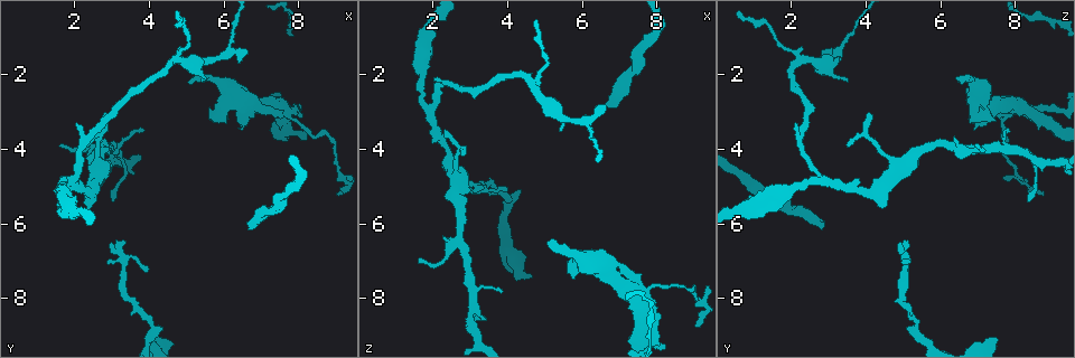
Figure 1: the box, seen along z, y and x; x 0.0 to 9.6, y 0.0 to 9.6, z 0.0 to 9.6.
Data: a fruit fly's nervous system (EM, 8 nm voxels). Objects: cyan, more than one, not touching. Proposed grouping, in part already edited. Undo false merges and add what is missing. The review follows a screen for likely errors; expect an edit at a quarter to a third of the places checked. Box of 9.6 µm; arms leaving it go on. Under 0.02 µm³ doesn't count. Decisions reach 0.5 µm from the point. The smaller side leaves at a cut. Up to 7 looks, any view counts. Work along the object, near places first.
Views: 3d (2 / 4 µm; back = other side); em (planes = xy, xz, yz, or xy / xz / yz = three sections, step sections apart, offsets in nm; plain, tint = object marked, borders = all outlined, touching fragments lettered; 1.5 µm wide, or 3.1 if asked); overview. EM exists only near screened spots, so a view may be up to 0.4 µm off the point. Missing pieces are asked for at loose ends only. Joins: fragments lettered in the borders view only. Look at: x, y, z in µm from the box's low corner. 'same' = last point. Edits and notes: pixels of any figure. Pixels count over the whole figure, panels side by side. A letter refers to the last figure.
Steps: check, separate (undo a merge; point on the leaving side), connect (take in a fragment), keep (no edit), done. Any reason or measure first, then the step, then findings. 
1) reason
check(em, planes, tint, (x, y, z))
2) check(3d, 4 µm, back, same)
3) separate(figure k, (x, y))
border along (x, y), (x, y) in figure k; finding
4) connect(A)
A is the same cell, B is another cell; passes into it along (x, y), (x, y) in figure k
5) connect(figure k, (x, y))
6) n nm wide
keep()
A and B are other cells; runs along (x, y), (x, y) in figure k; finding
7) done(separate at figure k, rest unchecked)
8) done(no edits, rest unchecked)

free end
check(3d, 2 µm, (2.05, 3.30, 2.15))

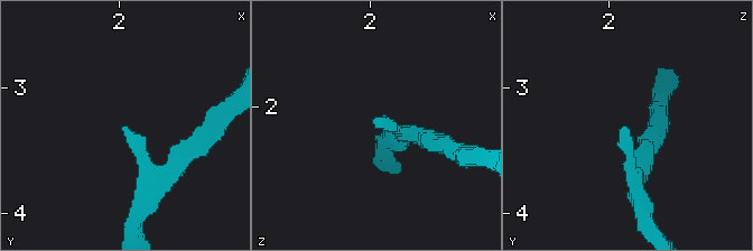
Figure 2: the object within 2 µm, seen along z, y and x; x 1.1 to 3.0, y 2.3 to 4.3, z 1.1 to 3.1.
now the EM
check(em, xy, step 8, tint, (2.02, 3.30, 2.12))

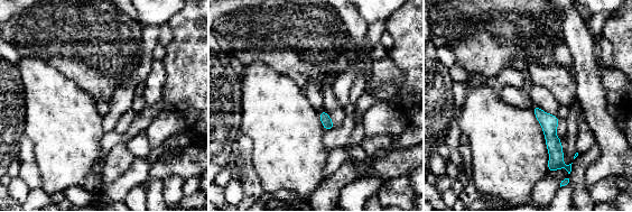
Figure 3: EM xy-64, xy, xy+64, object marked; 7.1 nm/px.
check(em, planes, borders, same)

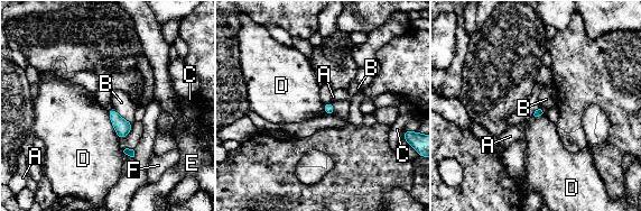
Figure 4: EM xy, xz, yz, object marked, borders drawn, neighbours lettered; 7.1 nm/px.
keep()
A, B, C, D, E and F are other cells; border along (112, 107), (132, 124) in figure 4; none of them fits

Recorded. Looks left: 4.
an open end
check(em, planes, plain, (5.10, 2.25, 6.55))

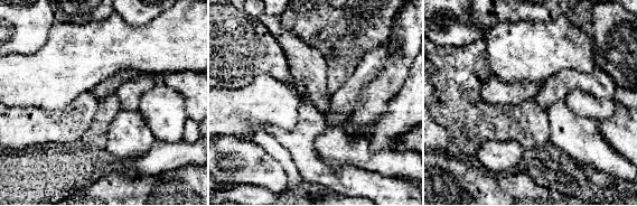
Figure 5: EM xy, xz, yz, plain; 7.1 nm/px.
see the neighbours
check(em, planes, borders, same)

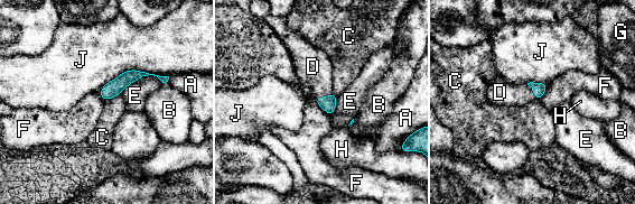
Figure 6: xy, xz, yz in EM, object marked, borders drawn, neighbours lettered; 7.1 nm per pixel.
connect(D)
D is the same cell, A, B, C, E, F, G, H and J are other cells; passes into it along (328, 103), (323, 96), (313, 66) in figure 6; it goes on there

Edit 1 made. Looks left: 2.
check(overview)

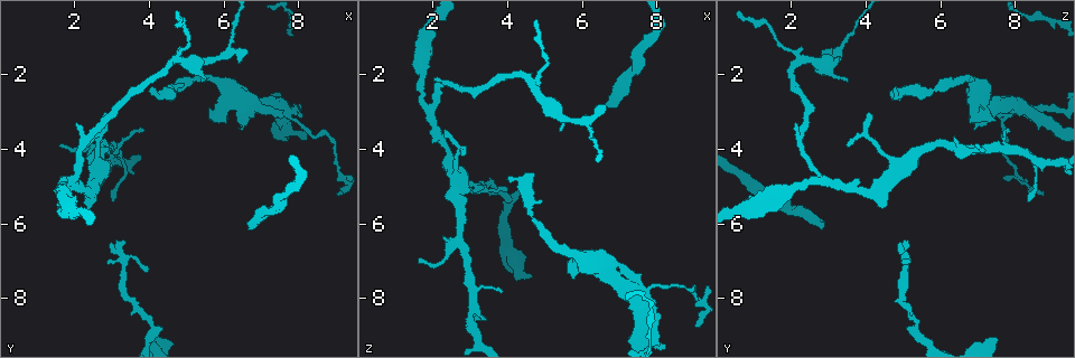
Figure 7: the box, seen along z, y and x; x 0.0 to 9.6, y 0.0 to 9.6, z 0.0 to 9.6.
branch stops here
check(em, planes, borders, (6.35, 1.65, 2.85))

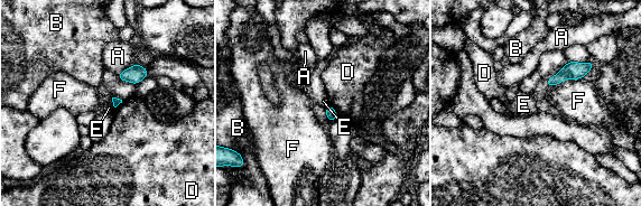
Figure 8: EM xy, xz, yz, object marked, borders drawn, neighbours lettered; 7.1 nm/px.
keep()
A, B, D, E and F are other cells; border along (328, 104), (325, 108) in figure 8; no lettered fragment goes on from it

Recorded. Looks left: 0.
done(connect at figure 6, rest unchecked)

